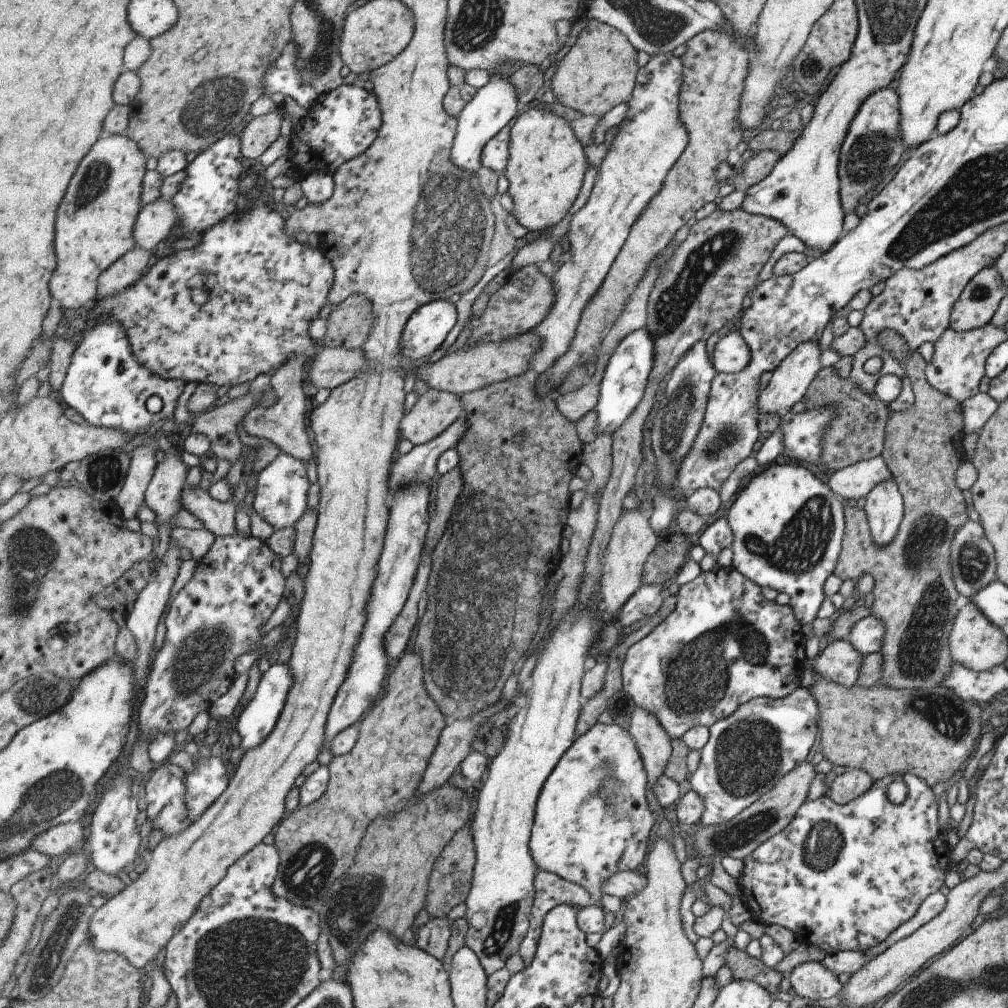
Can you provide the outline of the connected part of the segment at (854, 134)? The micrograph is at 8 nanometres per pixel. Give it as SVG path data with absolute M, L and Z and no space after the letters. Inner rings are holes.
M885 87L870 94L857 109L838 154L838 195L843 214L855 212L859 198L871 190L879 192L890 181L907 157L906 146L898 135L898 94Z

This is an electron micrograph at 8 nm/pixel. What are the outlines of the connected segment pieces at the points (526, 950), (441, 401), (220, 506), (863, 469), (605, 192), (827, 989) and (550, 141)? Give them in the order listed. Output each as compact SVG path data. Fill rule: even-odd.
M540 871L536 876L536 902L532 906L532 922L518 952L525 962L525 968L535 960L546 916L563 903L579 905L581 908L592 904L585 887L555 873Z
M429 389L401 421L401 437L422 445L444 433L465 410L458 393Z
M201 482L198 485L189 485L184 486L184 492L182 496L182 506L191 514L199 518L205 525L204 530L209 530L213 535L219 537L224 537L226 534L229 536L241 535L242 533L238 532L236 525L236 514L238 512L238 506L232 504L231 501L224 503L215 498L211 498L209 493L209 488L204 482Z
M879 454L864 461L847 465L832 472L828 478L829 488L840 498L863 498L877 483L891 477L889 469Z
M670 53L652 57L644 67L640 67L636 82L637 92L633 92L631 96L631 120L623 124L623 130L615 140L611 152L608 150L600 163L589 195L589 204L575 212L568 223L569 228L566 232L571 243L571 260L560 265L559 270L550 276L553 282L557 282L556 303L549 316L536 328L542 348L534 356L528 371L527 376L533 380L536 379L535 376L547 374L552 364L572 347L584 312L603 287L604 280L619 258L620 252L627 246L631 228L639 222L648 204L663 190L669 171L676 166L676 162L688 147L689 135L683 121L680 120L681 87L684 84L684 64L680 57Z
M816 962L796 965L787 977L794 994L807 1000L825 1000L842 990L837 976Z
M540 100L539 104L530 109L521 112L512 126L512 144L510 147L510 159L506 170L507 178L510 180L510 189L508 194L511 196L514 205L514 216L521 226L528 230L537 232L543 230L547 233L551 228L561 222L571 206L575 204L583 180L587 176L589 170L589 162L587 162L587 154L583 144L579 142L579 138L575 136L575 130L571 126L571 122L562 118L551 109L546 109L545 104Z

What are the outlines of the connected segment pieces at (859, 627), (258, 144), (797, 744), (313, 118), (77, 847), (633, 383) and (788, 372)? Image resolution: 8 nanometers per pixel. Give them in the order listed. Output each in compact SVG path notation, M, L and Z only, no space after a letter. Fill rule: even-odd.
M869 614L851 626L850 633L845 639L861 654L868 655L880 650L885 631L885 623L876 616Z
M277 109L266 115L255 117L245 124L245 128L242 129L240 134L245 158L256 161L259 156L263 156L269 150L269 146L281 134L283 117L281 110Z
M798 686L780 699L759 697L749 699L737 707L731 715L719 719L708 727L708 739L702 748L697 770L691 774L686 789L695 789L705 801L705 814L701 824L705 826L724 823L757 800L783 775L803 762L815 742L818 729L818 708L808 688Z
M341 85L318 98L317 104L293 126L291 162L303 174L317 170L333 177L348 160L363 155L376 142L379 128L383 126L381 122L381 108L372 91L361 86Z
M83 820L52 826L37 836L32 846L51 856L61 856L67 852L79 853L83 847L83 832L87 823Z
M647 327L628 334L619 343L606 366L602 380L600 401L595 408L598 413L596 422L597 437L603 433L614 434L627 422L632 412L640 406L640 402L647 391L655 363L656 340Z
M806 340L805 343L799 343L785 358L777 365L777 368L771 373L771 378L767 388L761 389L757 399L758 414L768 412L781 415L789 410L789 407L803 396L805 389L815 378L820 369L818 340Z

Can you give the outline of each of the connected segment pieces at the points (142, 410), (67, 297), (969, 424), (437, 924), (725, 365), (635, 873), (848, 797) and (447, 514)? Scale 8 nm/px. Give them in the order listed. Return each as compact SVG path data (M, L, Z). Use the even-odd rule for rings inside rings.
M104 317L92 323L93 326L83 335L73 353L61 390L62 399L67 406L79 412L86 424L114 428L132 435L137 435L145 426L173 418L177 398L181 396L187 382L157 376L142 365L132 351L127 329L121 321ZM153 394L162 400L162 409L158 413L147 410L147 400Z
M127 135L103 136L97 148L81 162L69 196L61 204L61 216L57 216L57 272L53 274L53 296L64 310L79 310L87 302L99 299L100 276L111 268L125 254L136 248L134 230L142 211L142 192L146 177L148 156L131 137Z
M977 391L962 402L963 435L981 430L989 415L997 408L997 402L986 392Z
M434 917L414 928L416 945L439 960L447 955L450 939L452 938L451 923L447 917Z
M739 331L725 334L714 345L712 365L717 373L736 373L749 362L748 345Z
M645 867L618 872L604 884L602 894L629 899L643 892L644 888L647 888L648 882L648 874Z
M851 770L847 774L837 776L829 784L827 794L833 802L844 805L860 794L863 794L871 786L872 781L865 772Z
M459 465L441 476L436 492L435 516L430 520L431 528L427 536L425 553L431 549L435 550L435 544L443 536L464 486L464 474Z

